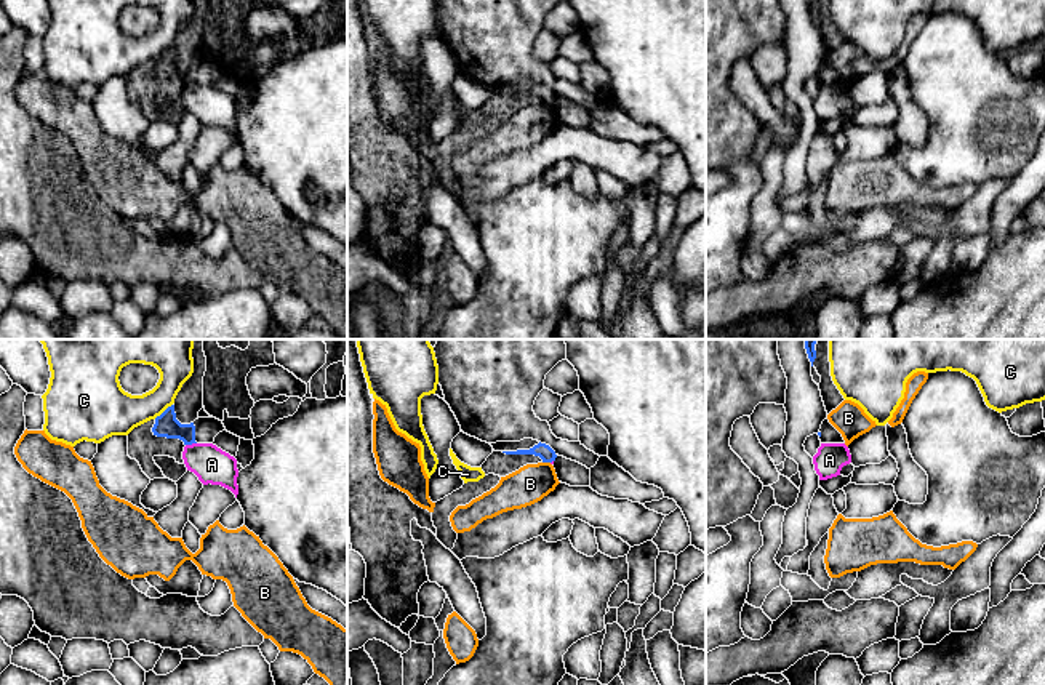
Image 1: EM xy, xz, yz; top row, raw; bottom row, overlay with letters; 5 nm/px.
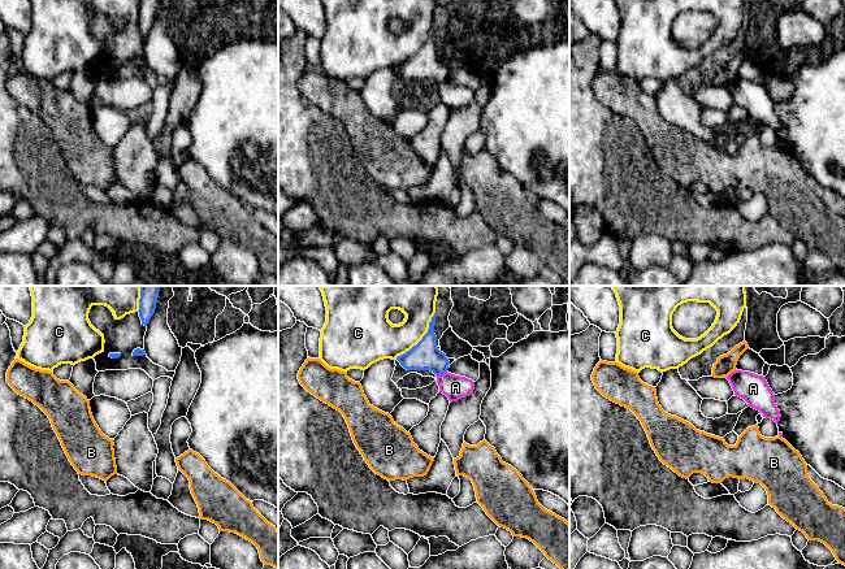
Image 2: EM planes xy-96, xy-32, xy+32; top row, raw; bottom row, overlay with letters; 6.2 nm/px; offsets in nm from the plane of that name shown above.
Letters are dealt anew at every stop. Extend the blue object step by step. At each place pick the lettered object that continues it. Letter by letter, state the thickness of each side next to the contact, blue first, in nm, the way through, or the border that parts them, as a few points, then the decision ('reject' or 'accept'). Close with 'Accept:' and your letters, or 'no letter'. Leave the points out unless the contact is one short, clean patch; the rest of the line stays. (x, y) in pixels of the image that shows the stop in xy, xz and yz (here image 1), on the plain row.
A: 120/180 nm | along xy (196, 84), (186, 87) | reject
B: 80/190 nm | reject
C: 120/240 nm | reject
Accept: no letter

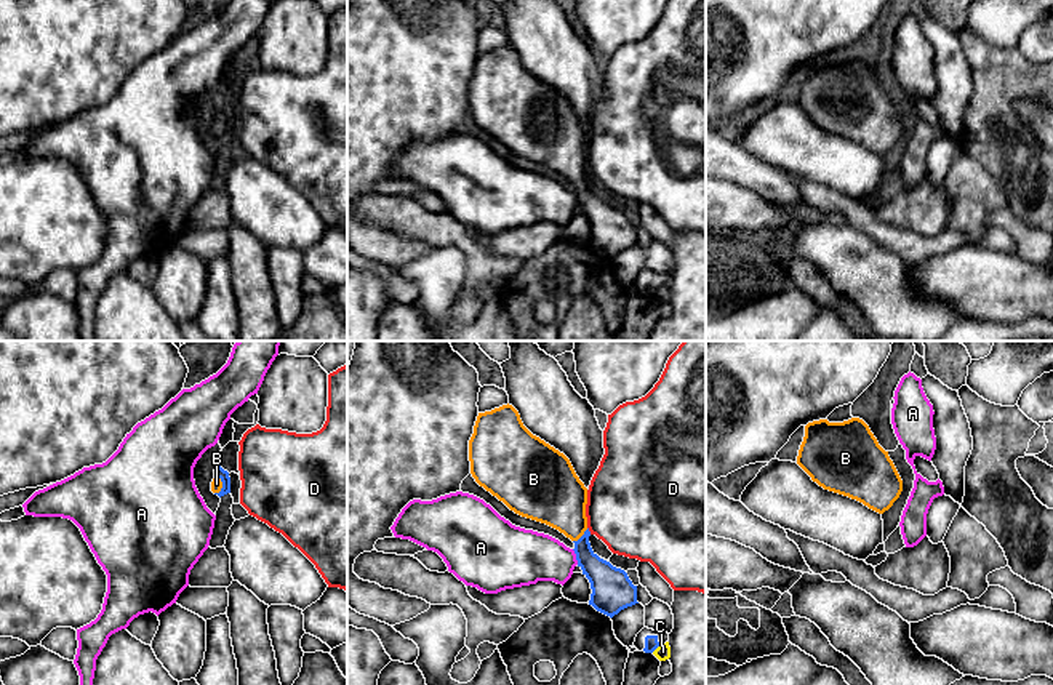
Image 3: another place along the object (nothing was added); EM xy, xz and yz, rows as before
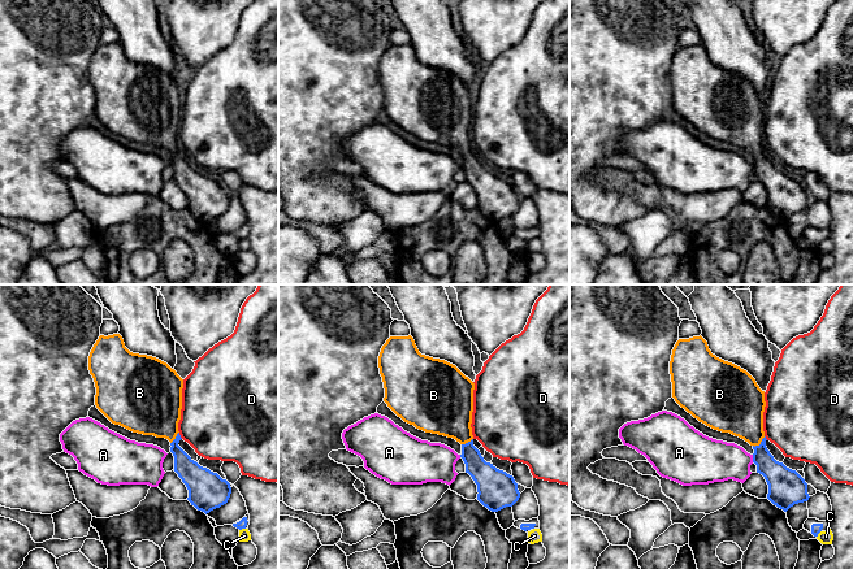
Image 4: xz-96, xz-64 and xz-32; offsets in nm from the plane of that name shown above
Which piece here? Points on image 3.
A: 200/260 nm | reject
B: 160/300 nm | across xz (605, 221), (586, 200), (581, 178), (554, 136) | accept
C: 70/80 nm | reject
D: 150/440 nm | reject
Accept: B

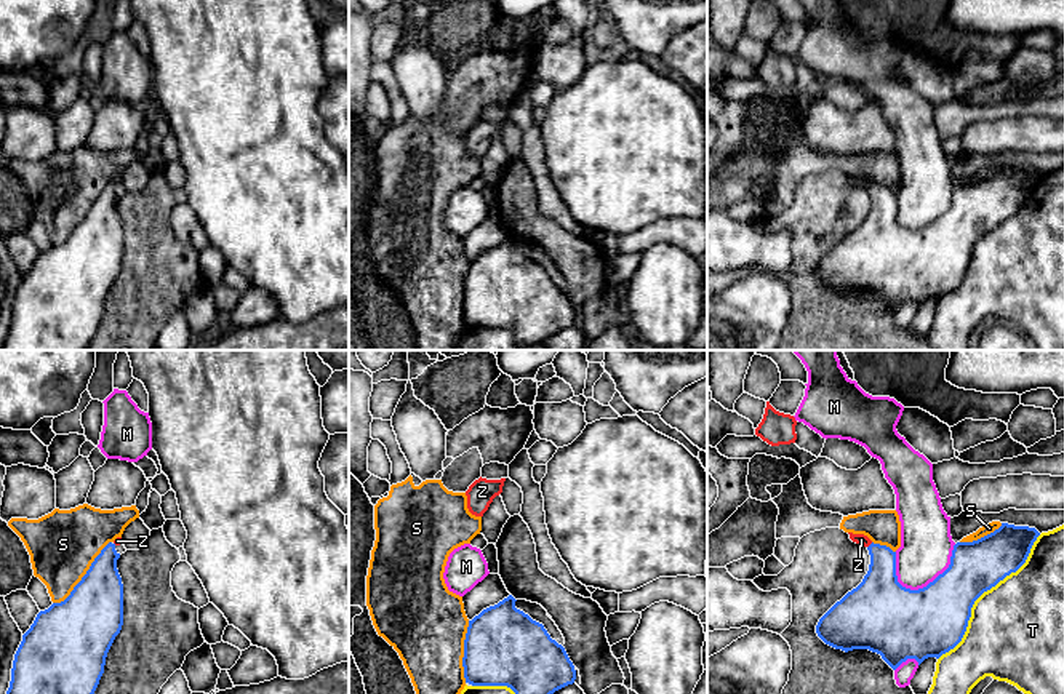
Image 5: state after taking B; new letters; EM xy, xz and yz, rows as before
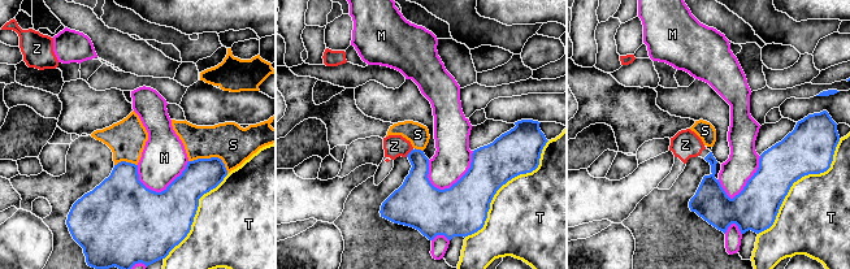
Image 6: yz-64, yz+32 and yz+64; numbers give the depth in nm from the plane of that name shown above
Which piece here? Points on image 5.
M: 360/260 nm | reject
S: 320/340 nm | reject
T: 300/480 nm | reject
Z: 220/50 nm | across yz (879, 235), (879, 197), (869, 187), (861, 181) | accept
Accept: Z

